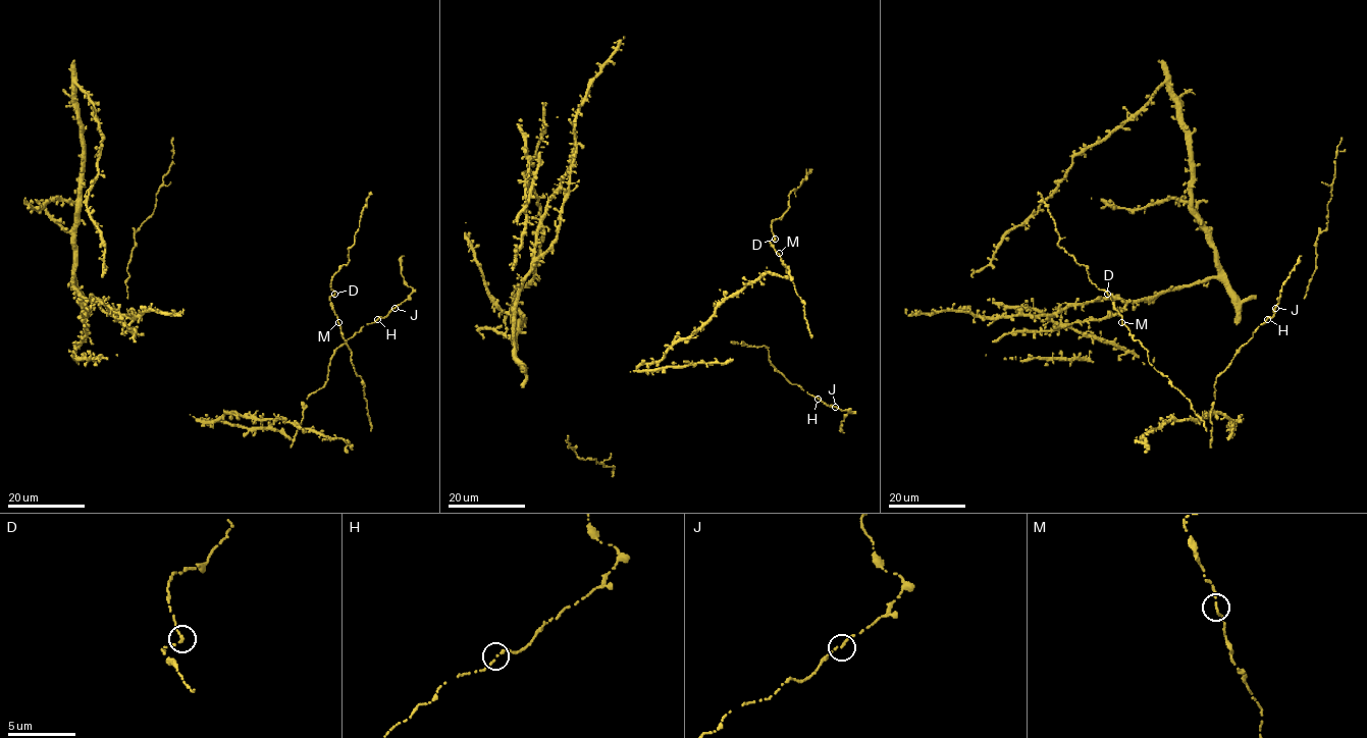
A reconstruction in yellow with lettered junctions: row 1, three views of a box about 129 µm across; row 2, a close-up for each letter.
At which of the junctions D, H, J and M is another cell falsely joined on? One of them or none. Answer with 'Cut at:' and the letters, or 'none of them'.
Cut at: none of them

